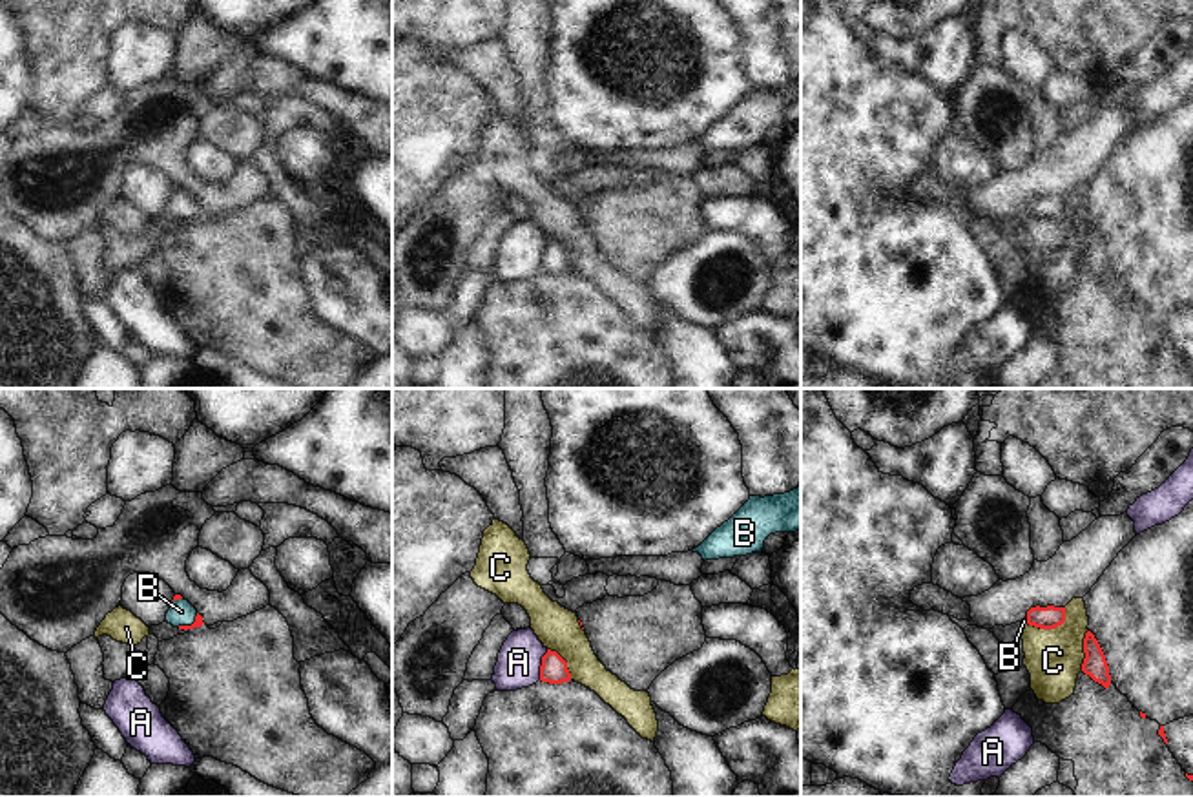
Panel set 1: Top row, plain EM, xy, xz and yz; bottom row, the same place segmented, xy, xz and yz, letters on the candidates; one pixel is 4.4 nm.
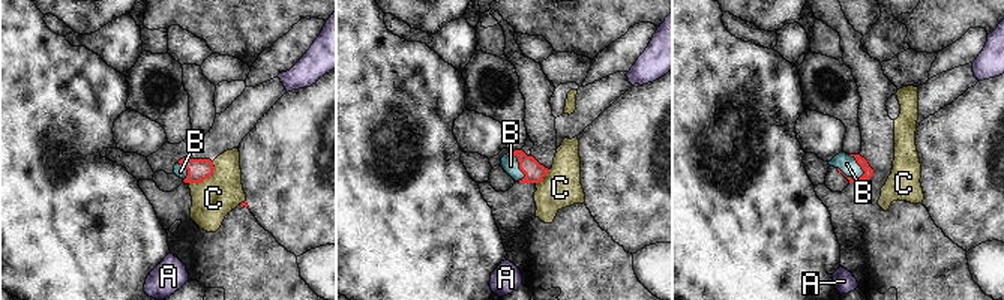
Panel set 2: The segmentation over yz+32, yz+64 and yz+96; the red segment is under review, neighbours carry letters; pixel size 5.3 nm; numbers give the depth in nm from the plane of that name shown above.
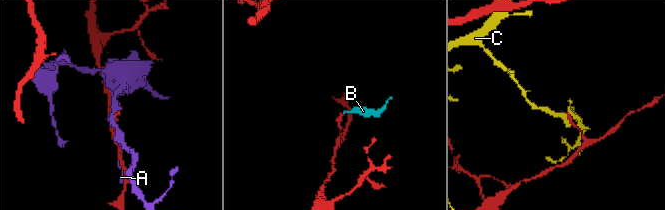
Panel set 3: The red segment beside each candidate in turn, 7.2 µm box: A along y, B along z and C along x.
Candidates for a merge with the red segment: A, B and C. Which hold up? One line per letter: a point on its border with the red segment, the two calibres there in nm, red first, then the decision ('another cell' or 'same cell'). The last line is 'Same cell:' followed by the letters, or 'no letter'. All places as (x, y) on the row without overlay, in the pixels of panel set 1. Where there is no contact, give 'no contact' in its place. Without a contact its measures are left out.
A: contact xz (542, 256); calibres 120 and 190 nm; another cell
B: contact xy (188, 217); calibres 40 and 110 nm; same cell
C: contact yz (1051, 219); calibres 100 and 260 nm; another cell
Same cell: B

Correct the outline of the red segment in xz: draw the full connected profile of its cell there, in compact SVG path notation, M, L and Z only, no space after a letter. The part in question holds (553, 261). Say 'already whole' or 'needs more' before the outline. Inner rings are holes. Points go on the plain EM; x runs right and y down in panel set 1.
already whole | M547 241L547 244L542 248L540 272L549 275L571 272L567 254L556 243Z

